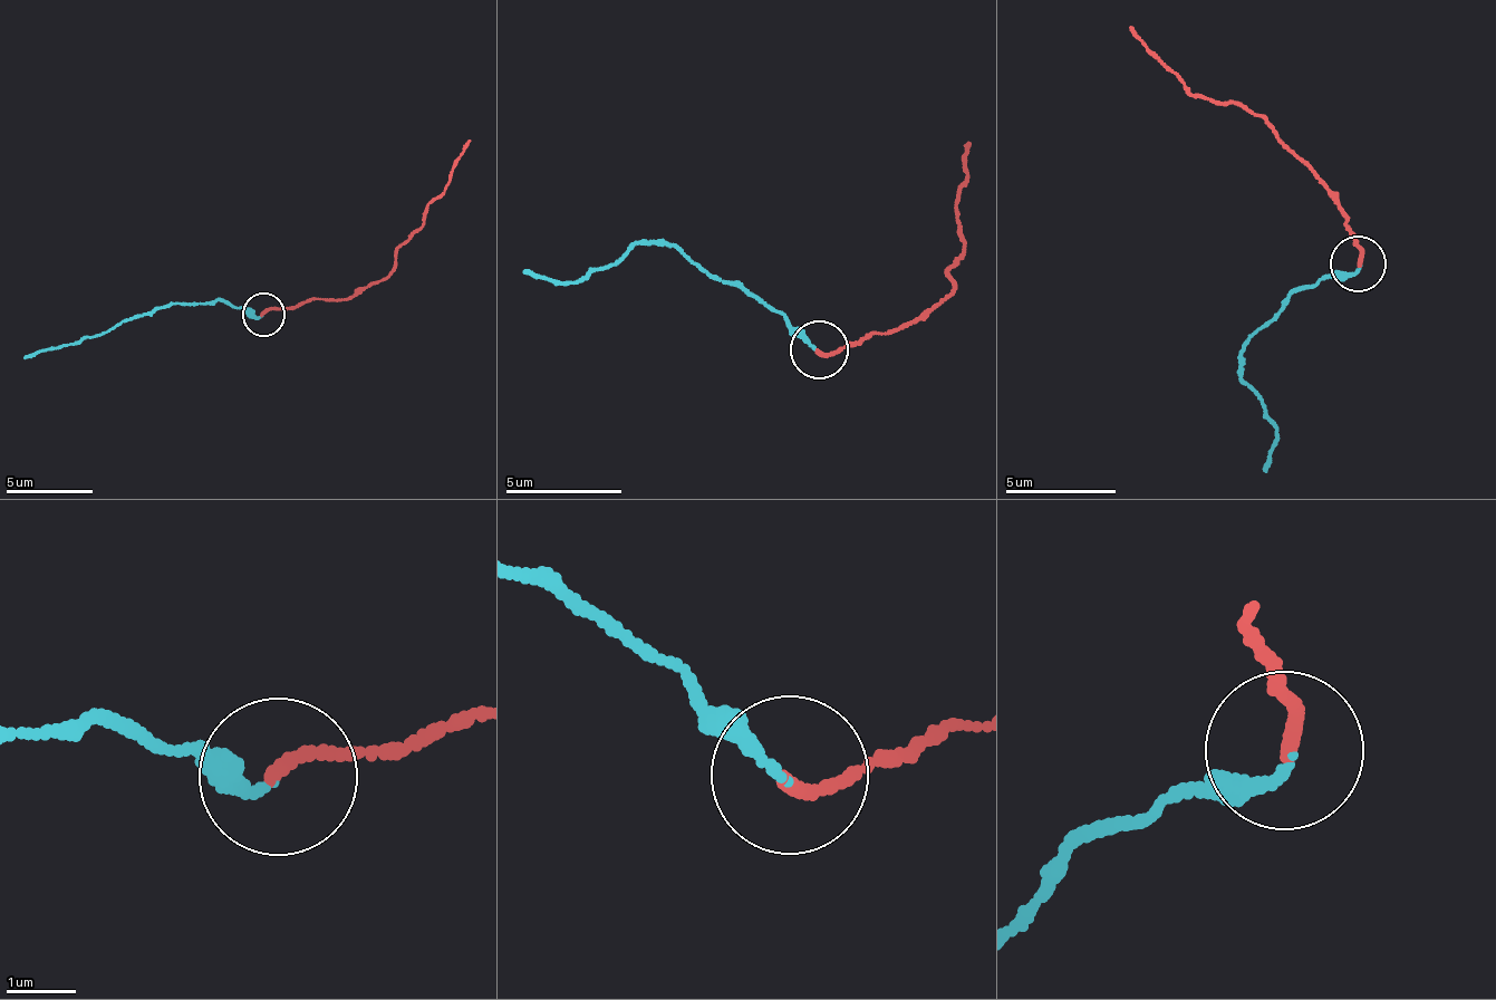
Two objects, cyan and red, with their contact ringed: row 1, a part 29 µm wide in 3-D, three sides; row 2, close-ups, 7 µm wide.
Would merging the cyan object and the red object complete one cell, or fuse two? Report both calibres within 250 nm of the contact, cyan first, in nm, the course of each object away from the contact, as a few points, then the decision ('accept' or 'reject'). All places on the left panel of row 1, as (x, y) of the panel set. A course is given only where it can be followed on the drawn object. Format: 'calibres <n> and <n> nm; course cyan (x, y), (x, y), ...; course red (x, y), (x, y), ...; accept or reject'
calibres 130 and 200 nm; course cyan (262, 315), (222, 301), (161, 306), (26, 359); course red (262, 315), (315, 299), (331, 300), (391, 272), (397, 252), (418, 231), (472, 138); accept

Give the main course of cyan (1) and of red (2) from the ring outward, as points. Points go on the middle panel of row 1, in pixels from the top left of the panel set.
1: (818, 349), (752, 297), (671, 249), (636, 244), (559, 284), (527, 271)
2: (818, 349), (831, 356), (875, 330), (897, 333), (953, 289), (948, 268), (964, 258), (959, 183), (971, 142)

